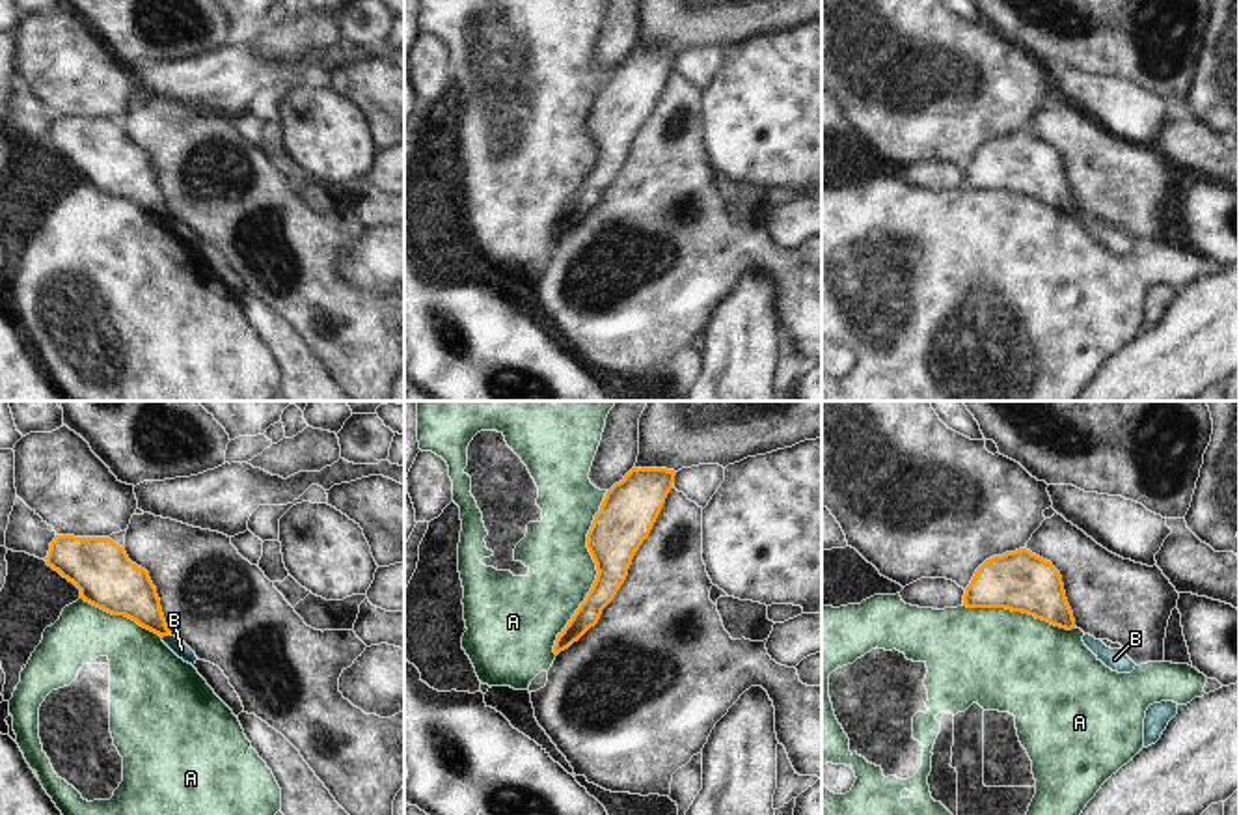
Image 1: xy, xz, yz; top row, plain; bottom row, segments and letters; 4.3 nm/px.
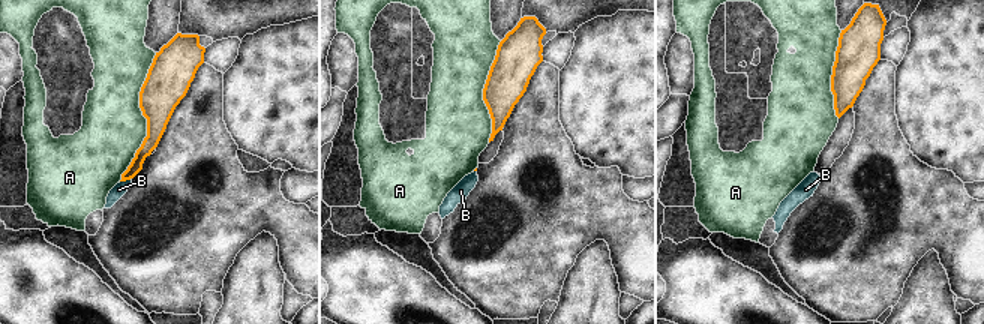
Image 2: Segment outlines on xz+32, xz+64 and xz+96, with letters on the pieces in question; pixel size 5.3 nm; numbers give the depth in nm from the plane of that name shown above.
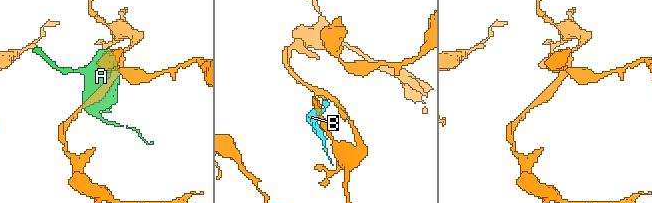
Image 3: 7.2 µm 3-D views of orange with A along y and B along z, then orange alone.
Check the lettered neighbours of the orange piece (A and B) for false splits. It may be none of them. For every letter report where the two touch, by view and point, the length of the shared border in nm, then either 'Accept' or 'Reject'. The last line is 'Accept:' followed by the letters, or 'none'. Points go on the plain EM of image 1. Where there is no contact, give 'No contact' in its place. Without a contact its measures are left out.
A: Touches orange at xz (599, 155). Shared border 750 nm. Reject
B: Touches orange at xy (166, 217). Shared border 50 nm. Reject
Accept: none.

